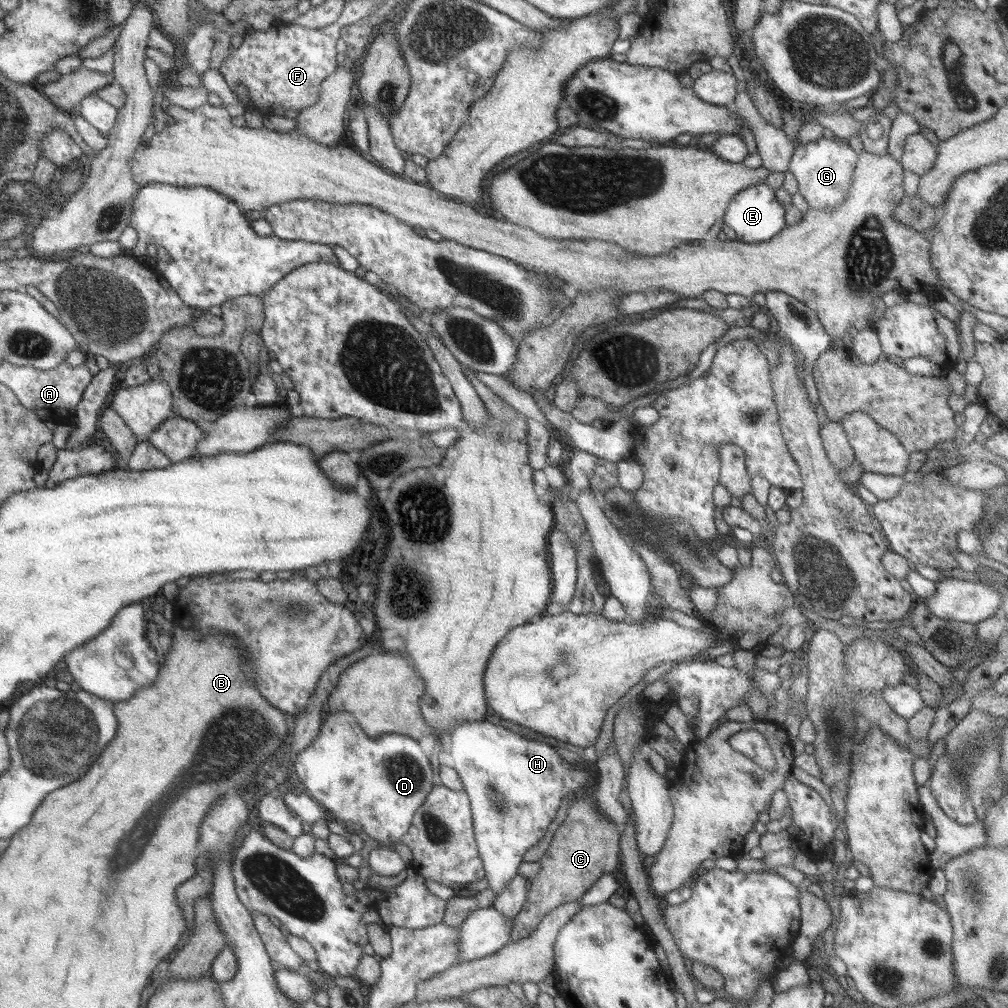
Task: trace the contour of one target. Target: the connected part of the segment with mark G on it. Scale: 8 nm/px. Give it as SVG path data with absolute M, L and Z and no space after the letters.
M825 135L816 141L795 147L789 170L796 177L799 192L804 196L809 208L826 210L835 208L847 200L858 160L859 154L850 147L846 140Z

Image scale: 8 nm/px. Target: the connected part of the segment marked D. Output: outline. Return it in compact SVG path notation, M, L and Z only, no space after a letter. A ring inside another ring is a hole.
M346 711L325 713L320 732L312 744L297 752L294 772L306 786L311 798L330 811L336 821L350 824L366 832L369 838L378 841L380 845L391 847L403 841L434 784L430 759L417 740L398 734L383 734L372 738L359 725L355 715Z

